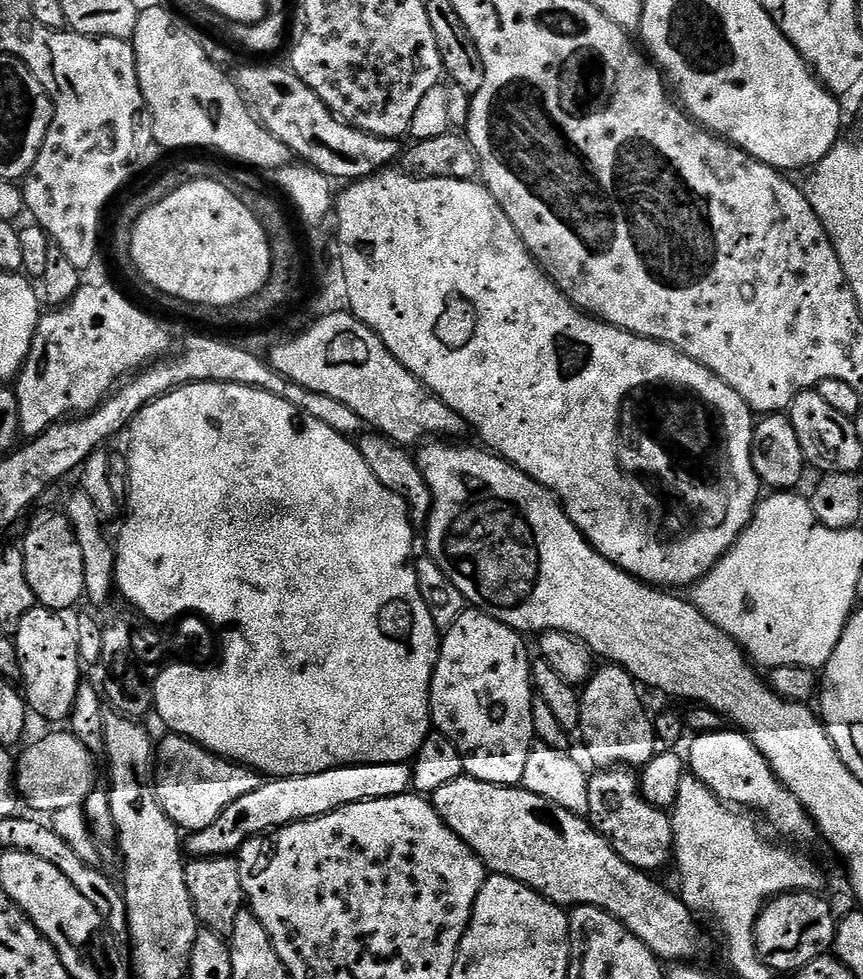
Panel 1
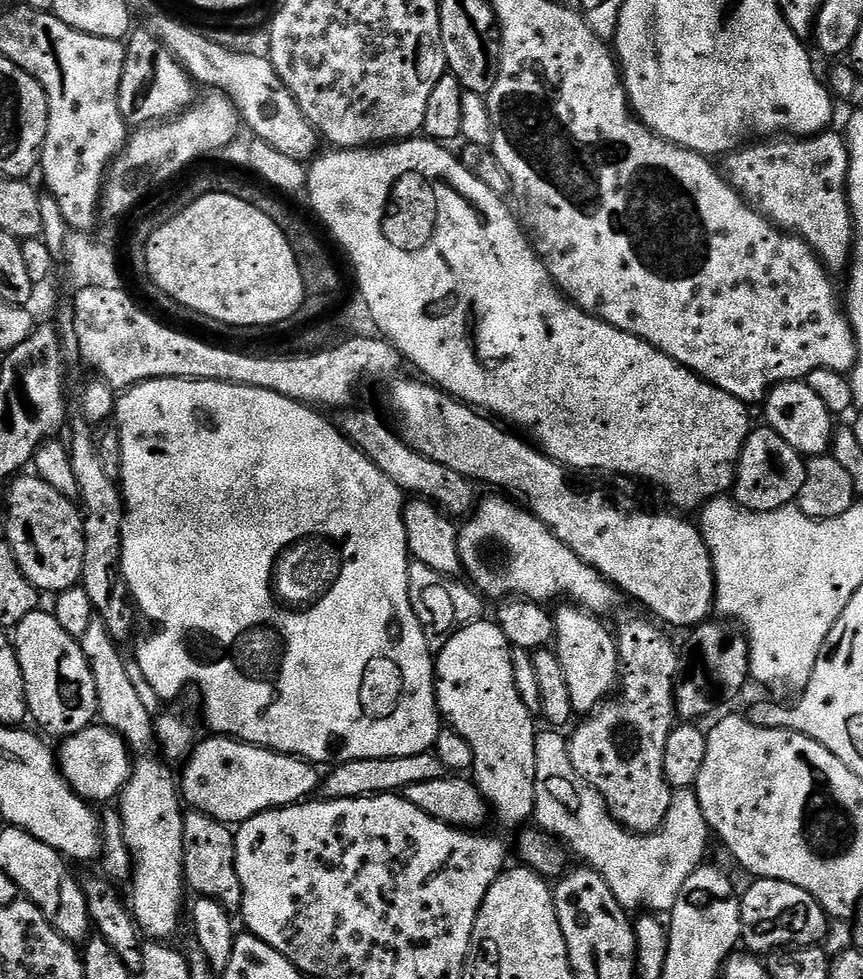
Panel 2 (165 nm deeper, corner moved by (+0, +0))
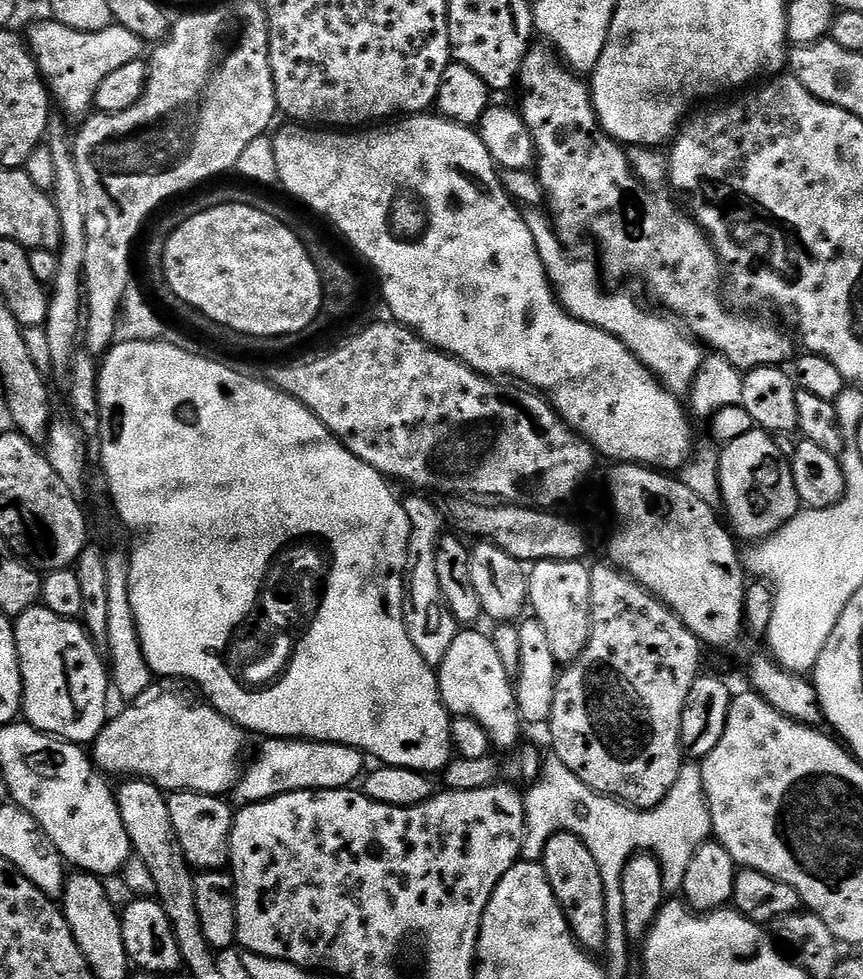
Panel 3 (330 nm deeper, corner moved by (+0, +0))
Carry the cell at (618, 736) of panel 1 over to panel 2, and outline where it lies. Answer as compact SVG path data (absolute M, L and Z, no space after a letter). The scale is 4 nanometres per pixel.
M567 606L555 613L554 651L562 662L566 686L570 686L573 713L591 714L617 691L620 678L620 652L616 648L613 629L603 624L599 615L579 606Z

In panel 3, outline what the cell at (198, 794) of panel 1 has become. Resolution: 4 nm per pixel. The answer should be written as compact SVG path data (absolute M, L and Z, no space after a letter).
M268 738L260 753L243 769L234 789L235 803L257 804L295 792L329 792L339 788L352 788L365 775L365 753L345 744L331 744L321 740L289 740Z

